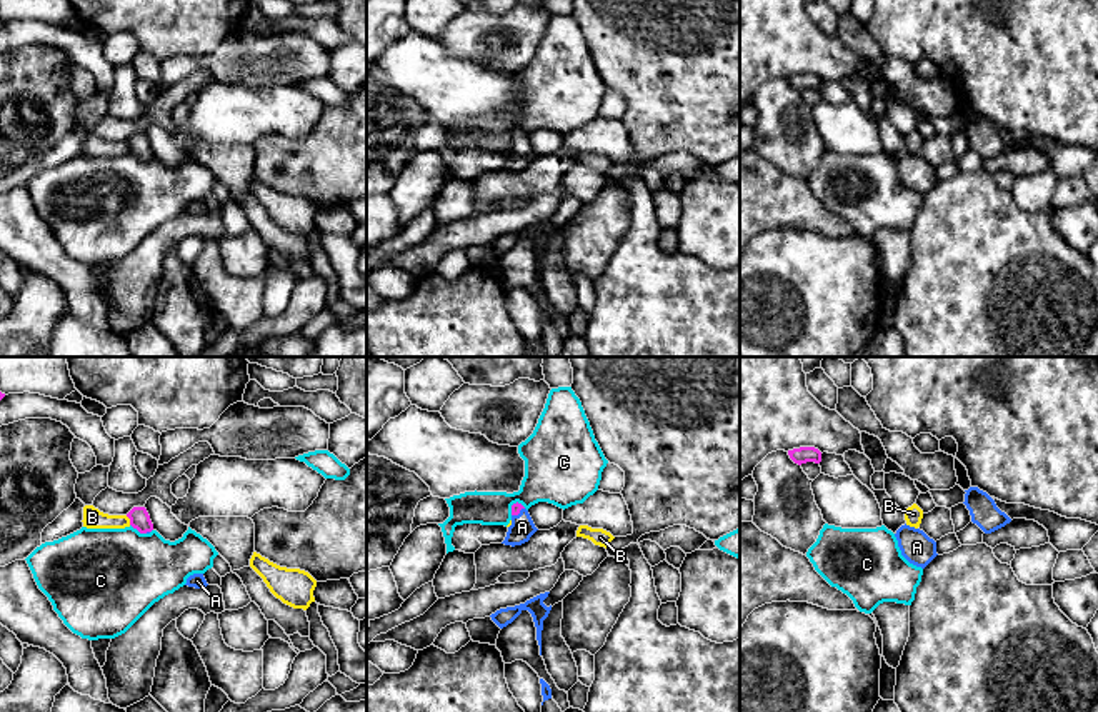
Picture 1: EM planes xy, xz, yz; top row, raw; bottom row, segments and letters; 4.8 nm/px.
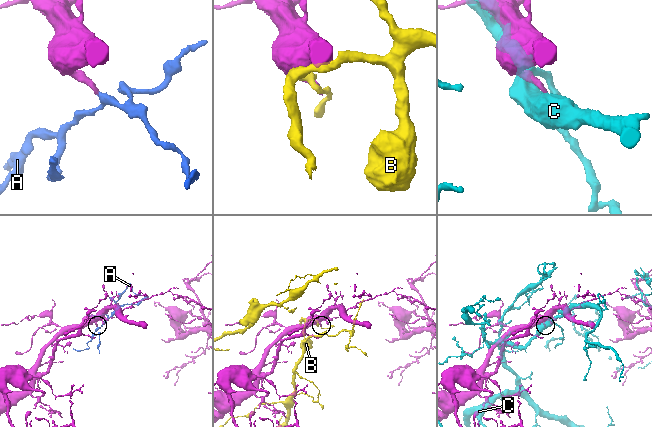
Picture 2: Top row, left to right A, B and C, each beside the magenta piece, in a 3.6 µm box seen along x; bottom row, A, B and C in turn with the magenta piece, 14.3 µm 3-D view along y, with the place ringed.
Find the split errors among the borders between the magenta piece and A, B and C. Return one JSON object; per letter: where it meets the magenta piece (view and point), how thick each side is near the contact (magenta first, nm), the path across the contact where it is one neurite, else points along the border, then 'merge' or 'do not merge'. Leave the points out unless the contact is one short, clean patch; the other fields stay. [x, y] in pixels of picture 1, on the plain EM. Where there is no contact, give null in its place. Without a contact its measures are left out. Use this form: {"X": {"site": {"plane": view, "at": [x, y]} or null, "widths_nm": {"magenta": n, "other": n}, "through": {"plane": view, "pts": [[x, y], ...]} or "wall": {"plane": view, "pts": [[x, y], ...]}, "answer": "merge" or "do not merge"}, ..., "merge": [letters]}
{"A": {"site": {"plane": "xz", "at": [517, 140]}, "widths_nm": {"magenta": 50, "other": 120}, "through": {"plane": "xz", "pts": [[515, 135], [517, 140], [522, 154]]}, "answer": "merge"}, "B": {"site": {"plane": "xy", "at": [130, 147]}, "widths_nm": {"magenta": 100, "other": 100}, "answer": "do not merge"}, "C": {"site": {"plane": "xy", "at": [139, 157]}, "widths_nm": {"magenta": 100, "other": 460}, "answer": "do not merge"}, "merge": ["A"]}

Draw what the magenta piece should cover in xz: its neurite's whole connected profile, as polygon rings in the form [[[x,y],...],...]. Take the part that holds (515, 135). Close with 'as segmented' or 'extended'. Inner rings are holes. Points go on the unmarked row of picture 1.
[[[522,130],[512,132],[512,152],[508,153],[507,163],[502,170],[505,172],[522,172],[530,167],[530,163],[537,158],[528,137]]]; extended

